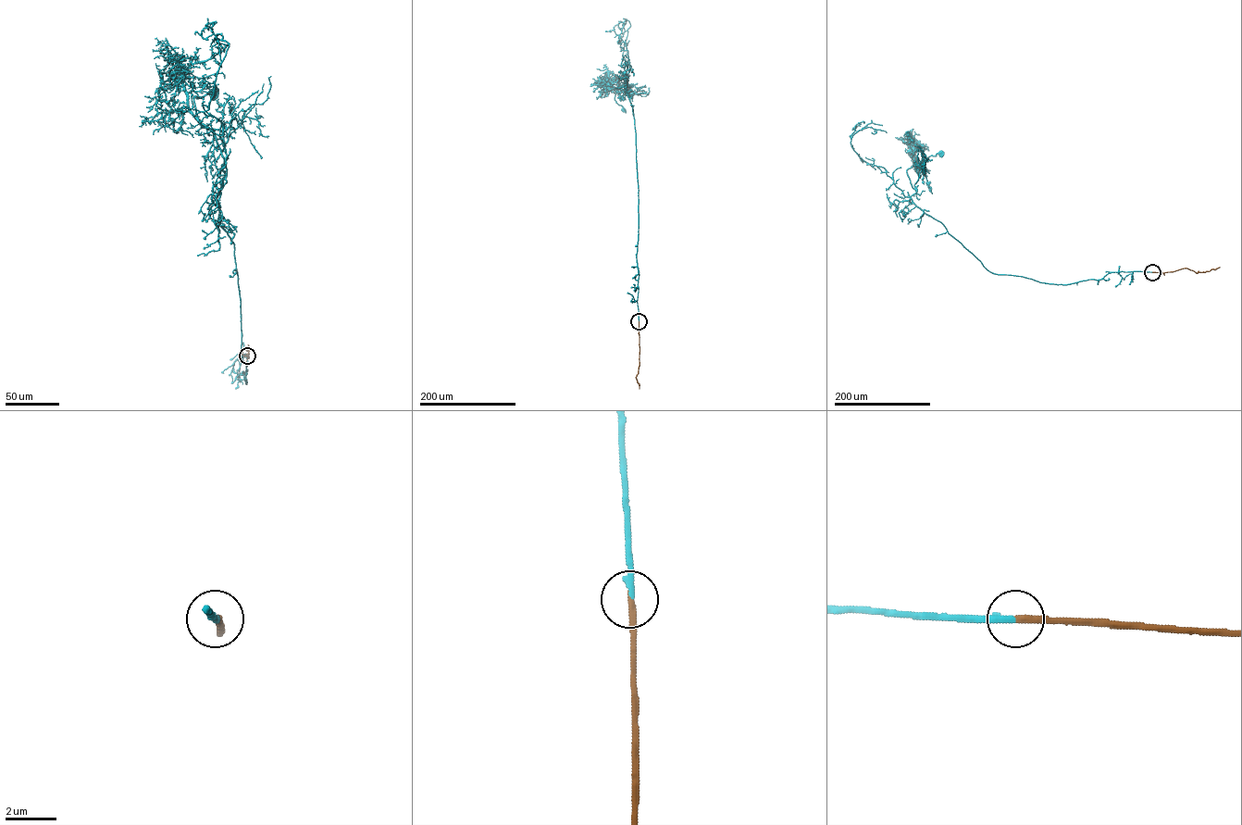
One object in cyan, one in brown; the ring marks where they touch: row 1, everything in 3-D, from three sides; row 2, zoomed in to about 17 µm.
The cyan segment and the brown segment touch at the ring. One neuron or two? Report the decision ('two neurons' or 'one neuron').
one neuron

